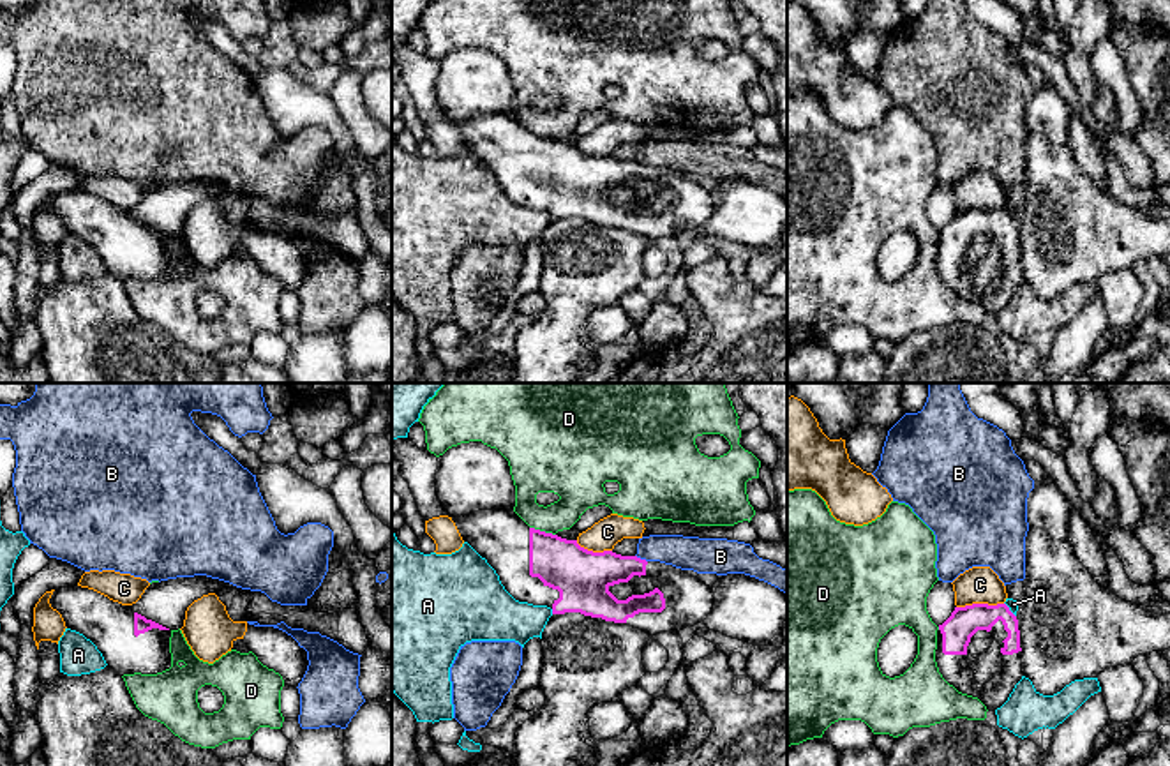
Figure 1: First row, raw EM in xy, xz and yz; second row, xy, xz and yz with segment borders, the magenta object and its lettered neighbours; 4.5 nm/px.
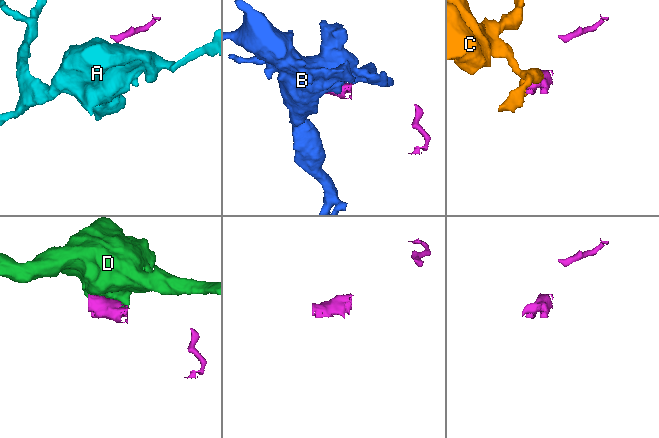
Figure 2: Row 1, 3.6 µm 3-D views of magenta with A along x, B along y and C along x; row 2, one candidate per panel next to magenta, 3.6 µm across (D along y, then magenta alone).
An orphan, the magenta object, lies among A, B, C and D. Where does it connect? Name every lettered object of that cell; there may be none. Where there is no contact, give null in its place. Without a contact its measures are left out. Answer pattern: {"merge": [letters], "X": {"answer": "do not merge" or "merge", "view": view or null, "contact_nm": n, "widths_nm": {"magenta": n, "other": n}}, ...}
{"merge": [], "A": {"answer": "do not merge", "view": "xz", "contact_nm": 30, "widths_nm": {"magenta": 260, "other": 220}}, "B": {"answer": "do not merge", "view": "xz", "contact_nm": 70, "widths_nm": {"magenta": 220, "other": 160}}, "C": {"answer": "do not merge", "view": "yz", "contact_nm": 220, "widths_nm": {"magenta": 140, "other": 180}}, "D": {"answer": "do not merge", "view": "xz", "contact_nm": 130, "widths_nm": {"magenta": 240, "other": 190}}}

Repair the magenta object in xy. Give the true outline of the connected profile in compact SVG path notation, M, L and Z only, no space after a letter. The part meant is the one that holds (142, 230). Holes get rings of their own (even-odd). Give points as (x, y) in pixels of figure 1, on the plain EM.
M81 191L55 194L49 208L62 219L65 231L90 244L106 268L120 281L134 277L157 279L171 272L171 235L134 217L131 210L122 210Z

